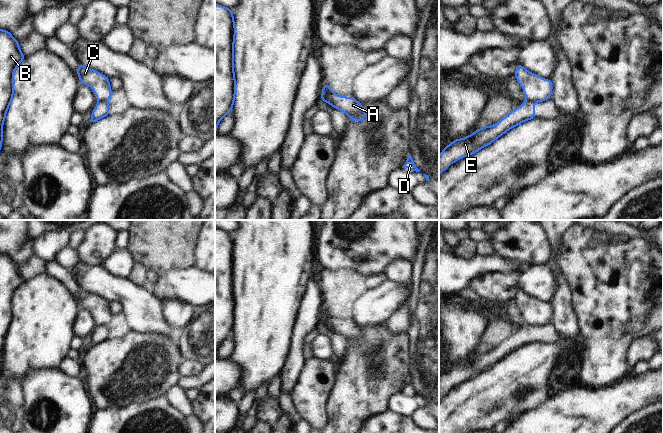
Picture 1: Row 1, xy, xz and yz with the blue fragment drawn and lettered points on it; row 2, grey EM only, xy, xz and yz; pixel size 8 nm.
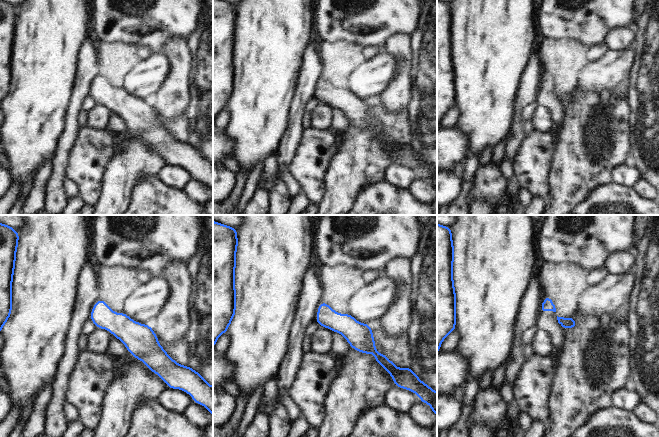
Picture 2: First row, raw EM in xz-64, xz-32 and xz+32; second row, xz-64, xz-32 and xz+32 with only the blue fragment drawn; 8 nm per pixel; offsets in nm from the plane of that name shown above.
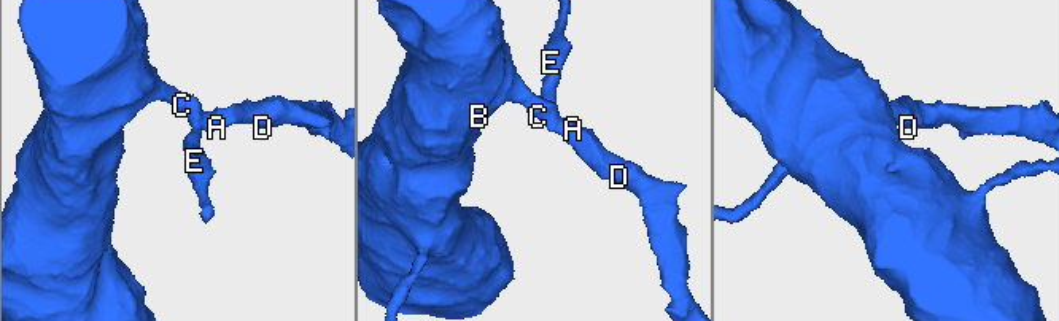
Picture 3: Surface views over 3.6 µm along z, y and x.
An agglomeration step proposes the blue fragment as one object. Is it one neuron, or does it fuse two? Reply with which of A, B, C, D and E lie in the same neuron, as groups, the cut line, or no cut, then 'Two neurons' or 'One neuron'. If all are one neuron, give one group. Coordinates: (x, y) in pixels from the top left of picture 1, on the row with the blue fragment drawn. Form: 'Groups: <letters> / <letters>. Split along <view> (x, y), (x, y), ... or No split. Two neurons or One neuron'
Groups: A B C D / E. Split along xy (98, 101), (104, 100), (107, 103). Two neurons

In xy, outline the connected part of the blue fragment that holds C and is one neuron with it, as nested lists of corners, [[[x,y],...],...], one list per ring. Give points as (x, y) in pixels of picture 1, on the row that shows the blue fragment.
[[[79,62],[75,73],[78,75],[81,85],[89,86],[93,90],[98,102],[101,100],[109,102],[113,94],[109,77],[83,65],[81,62]]]

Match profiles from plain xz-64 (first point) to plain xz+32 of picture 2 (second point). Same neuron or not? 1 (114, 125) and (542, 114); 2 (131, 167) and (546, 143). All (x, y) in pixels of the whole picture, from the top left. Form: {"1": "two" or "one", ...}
{"1": "two", "2": "two"}

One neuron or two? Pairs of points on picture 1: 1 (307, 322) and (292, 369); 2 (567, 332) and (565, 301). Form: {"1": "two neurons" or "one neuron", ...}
{"1": "one neuron", "2": "one neuron"}

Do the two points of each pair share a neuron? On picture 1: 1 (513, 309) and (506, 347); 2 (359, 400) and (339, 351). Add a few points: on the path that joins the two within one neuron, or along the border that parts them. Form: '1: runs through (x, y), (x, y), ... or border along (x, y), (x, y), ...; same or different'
1: border along (526, 324), (520, 327); different
2: border along (348, 342), (347, 354), (340, 360); different

